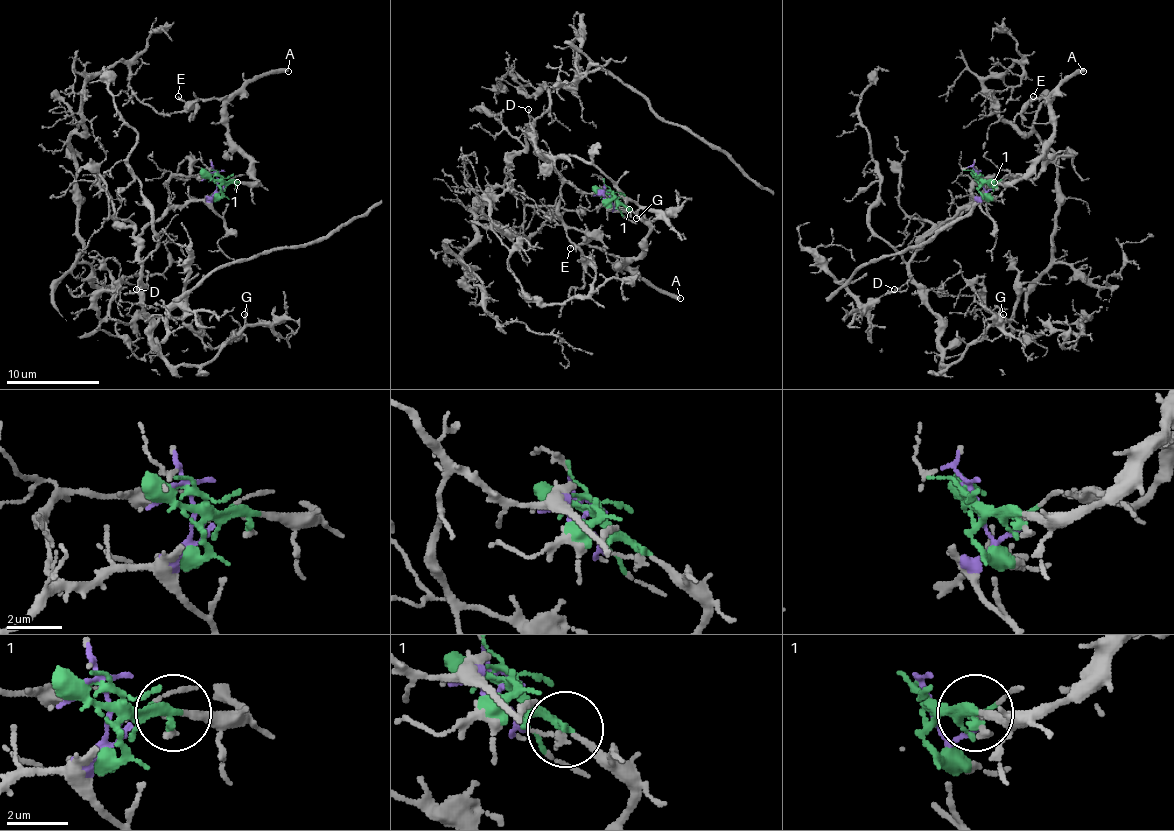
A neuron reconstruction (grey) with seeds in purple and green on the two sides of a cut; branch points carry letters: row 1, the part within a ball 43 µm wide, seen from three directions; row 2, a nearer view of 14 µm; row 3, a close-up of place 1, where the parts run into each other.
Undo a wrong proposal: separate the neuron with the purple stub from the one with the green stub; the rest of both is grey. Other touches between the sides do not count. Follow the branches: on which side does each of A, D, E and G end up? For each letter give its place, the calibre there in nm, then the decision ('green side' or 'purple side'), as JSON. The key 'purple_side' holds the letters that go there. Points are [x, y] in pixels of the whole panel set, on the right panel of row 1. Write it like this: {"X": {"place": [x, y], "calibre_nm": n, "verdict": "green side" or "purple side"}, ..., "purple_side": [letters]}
{"A": {"place": [1083, 71], "calibre_nm": 360, "verdict": "green side"}, "D": {"place": [894, 289], "calibre_nm": 130, "verdict": "purple side"}, "E": {"place": [1033, 96], "calibre_nm": 170, "verdict": "green side"}, "G": {"place": [1003, 314], "calibre_nm": 170, "verdict": "purple side"}, "purple_side": ["D", "G"]}

